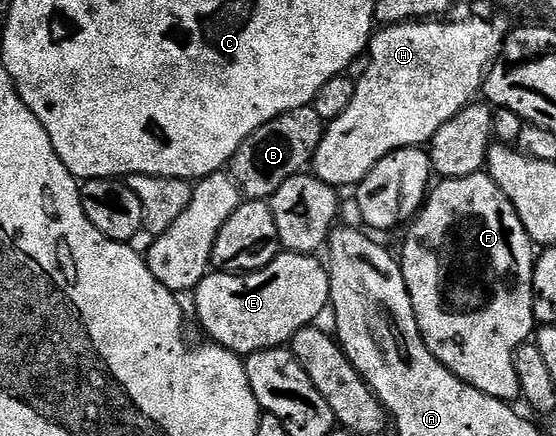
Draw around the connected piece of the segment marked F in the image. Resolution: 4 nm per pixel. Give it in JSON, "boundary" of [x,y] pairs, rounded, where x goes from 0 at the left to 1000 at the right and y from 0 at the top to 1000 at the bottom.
{"boundary":[[[876,394],[838,401],[831,411],[808,406],[784,422],[775,427],[754,489],[732,518],[727,573],[716,580],[755,766],[781,823],[824,860],[824,869],[897,920],[933,922],[924,810],[959,771],[968,745],[960,716],[966,594],[966,583],[957,580],[960,557],[946,521],[939,521],[932,484],[924,484],[903,429],[896,429]]]}

